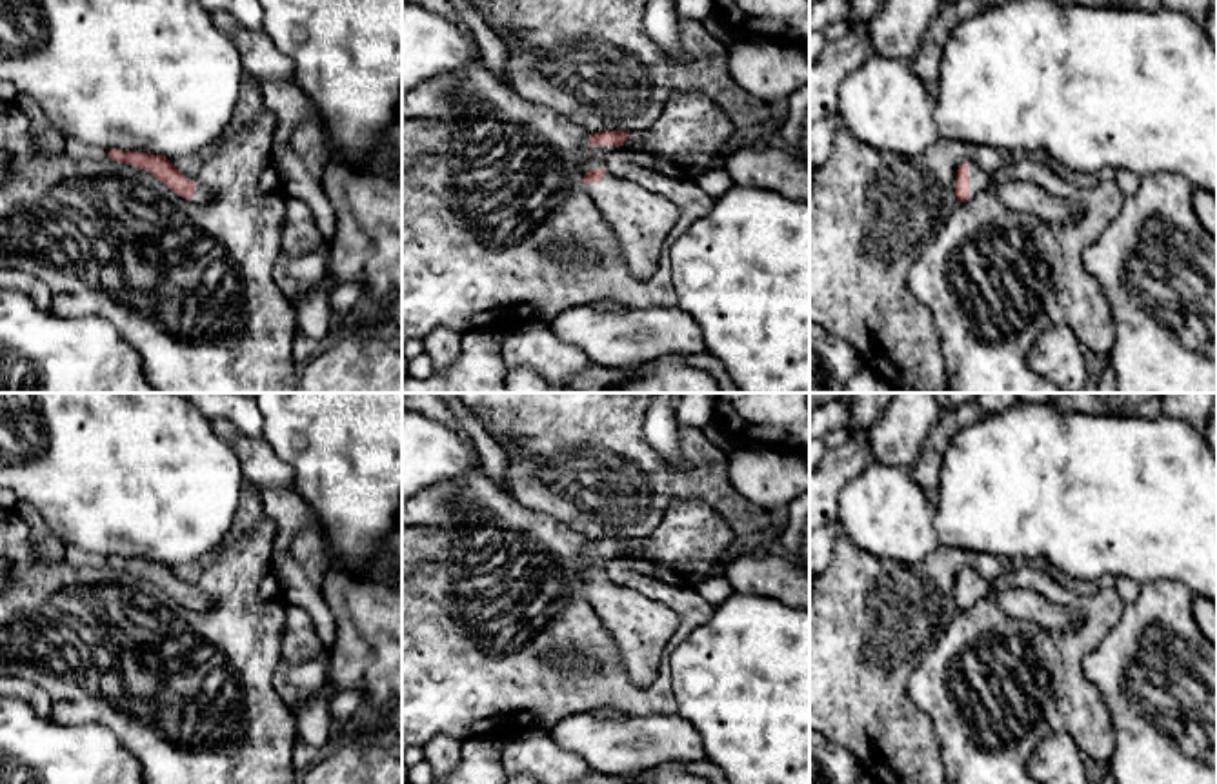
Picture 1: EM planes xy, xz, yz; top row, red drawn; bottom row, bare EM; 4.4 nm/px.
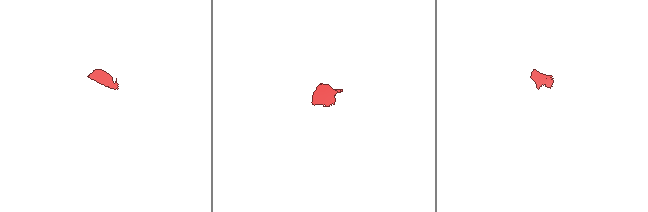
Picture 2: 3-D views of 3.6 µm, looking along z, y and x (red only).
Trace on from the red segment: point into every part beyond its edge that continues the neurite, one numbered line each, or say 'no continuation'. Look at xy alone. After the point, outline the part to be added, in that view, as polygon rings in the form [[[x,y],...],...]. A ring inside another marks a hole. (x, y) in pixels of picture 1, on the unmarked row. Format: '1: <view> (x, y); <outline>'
1: xy (202, 601); [[[186,584],[187,588],[195,589],[195,604],[189,606],[189,609],[200,611],[200,609],[213,609],[216,604],[206,595],[198,586],[195,584]]]

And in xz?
1: xz (690, 539); [[[675,500],[649,537],[631,538],[622,553],[593,553],[584,577],[606,577],[606,568],[617,558],[653,560],[697,588],[711,580],[713,566],[733,538],[729,524],[706,502]]]
2: xz (641, 628); [[[608,578],[600,591],[588,591],[586,597],[620,651],[628,678],[639,688],[649,686],[659,677],[664,646],[679,626],[677,615]]]

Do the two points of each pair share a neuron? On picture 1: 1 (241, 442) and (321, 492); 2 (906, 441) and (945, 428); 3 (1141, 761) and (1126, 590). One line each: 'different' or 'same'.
1: different
2: different
3: different

